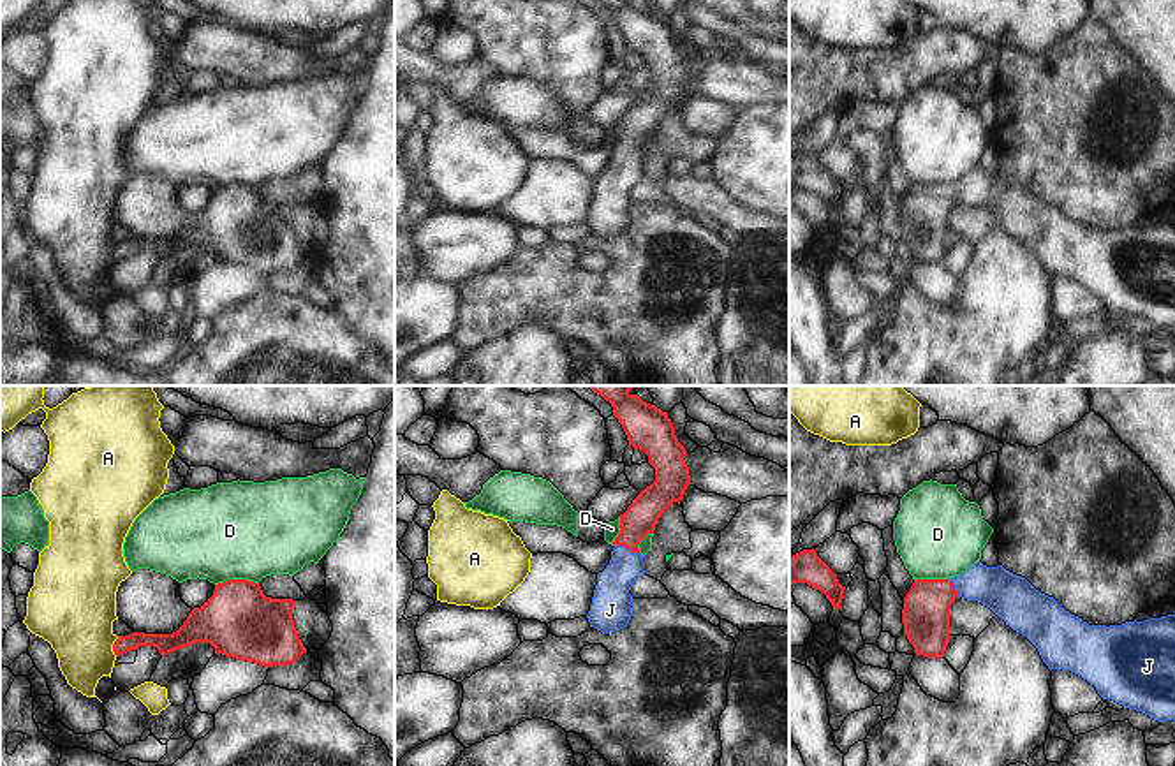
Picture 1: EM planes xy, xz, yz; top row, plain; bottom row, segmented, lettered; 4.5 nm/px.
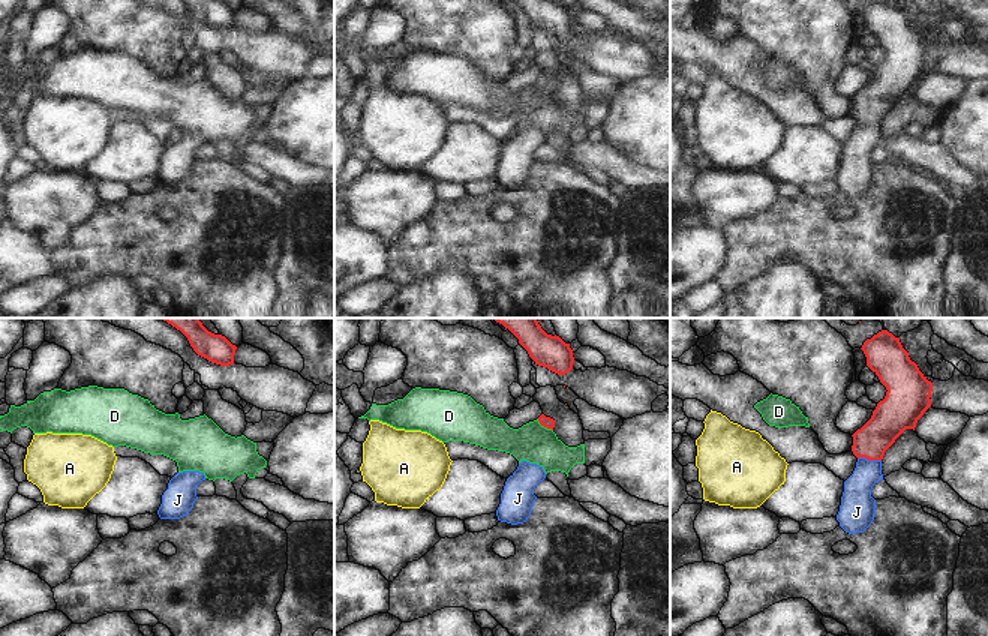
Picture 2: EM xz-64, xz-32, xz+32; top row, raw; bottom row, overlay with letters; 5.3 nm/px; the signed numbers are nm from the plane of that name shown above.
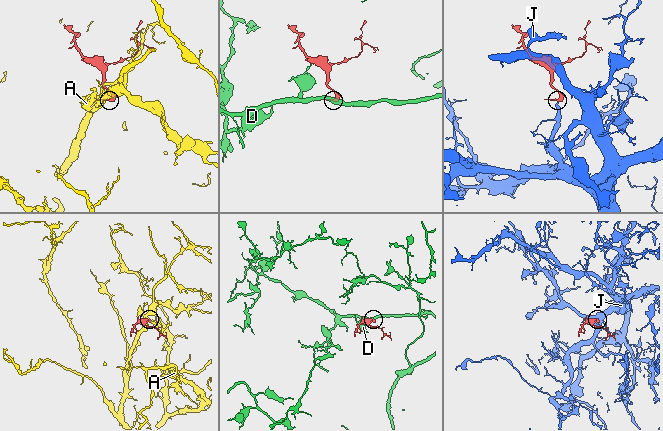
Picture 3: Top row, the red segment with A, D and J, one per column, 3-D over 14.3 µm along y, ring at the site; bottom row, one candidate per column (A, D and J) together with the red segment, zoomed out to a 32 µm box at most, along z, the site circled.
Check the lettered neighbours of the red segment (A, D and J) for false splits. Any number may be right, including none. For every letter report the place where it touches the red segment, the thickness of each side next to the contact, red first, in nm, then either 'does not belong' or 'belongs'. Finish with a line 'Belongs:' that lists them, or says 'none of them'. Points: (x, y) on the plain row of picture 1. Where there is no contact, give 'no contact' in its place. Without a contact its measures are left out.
A: xy (113, 252) | 90/380 nm | does not belong
D: xy (236, 185) | 340/440 nm | does not belong
J: xz (628, 154) | 150/170 nm | belongs
Belongs: J

